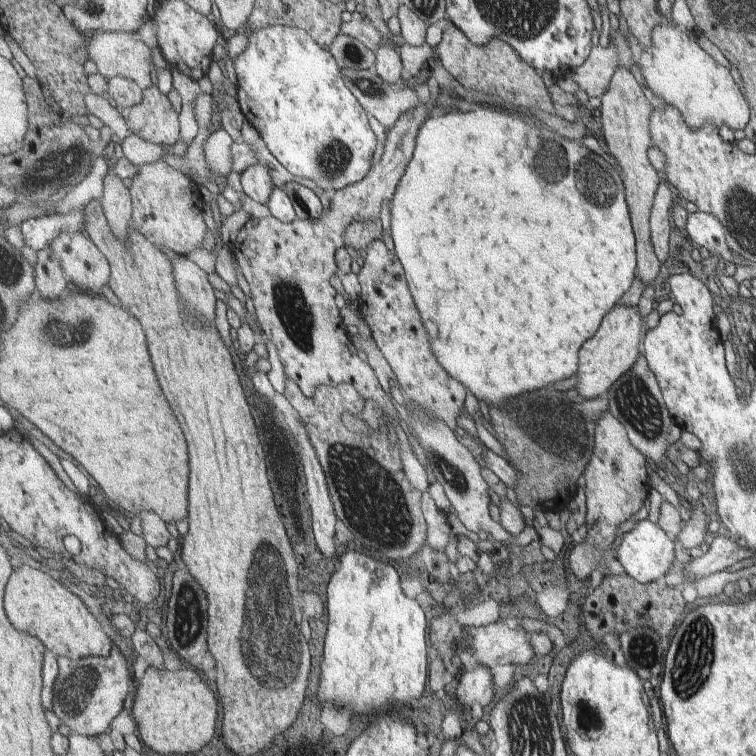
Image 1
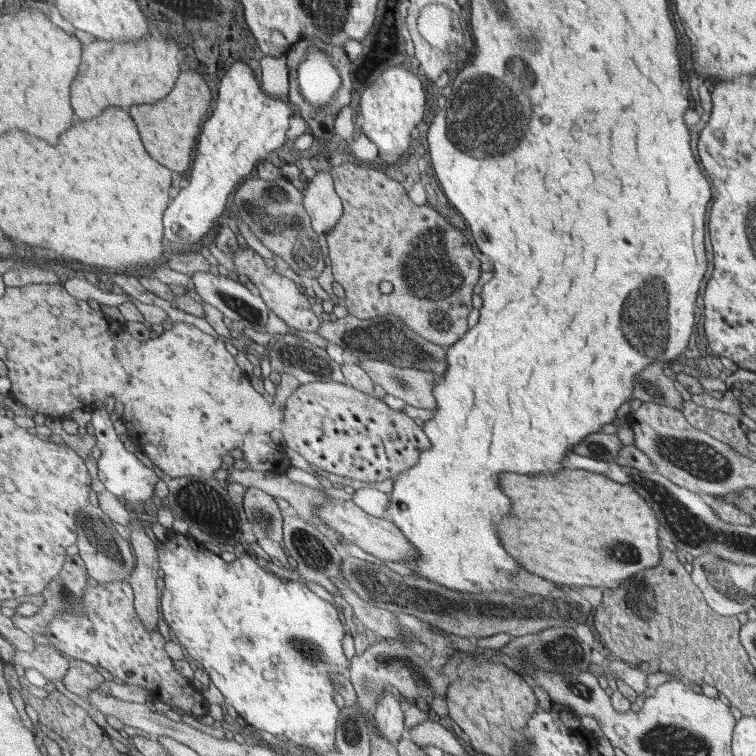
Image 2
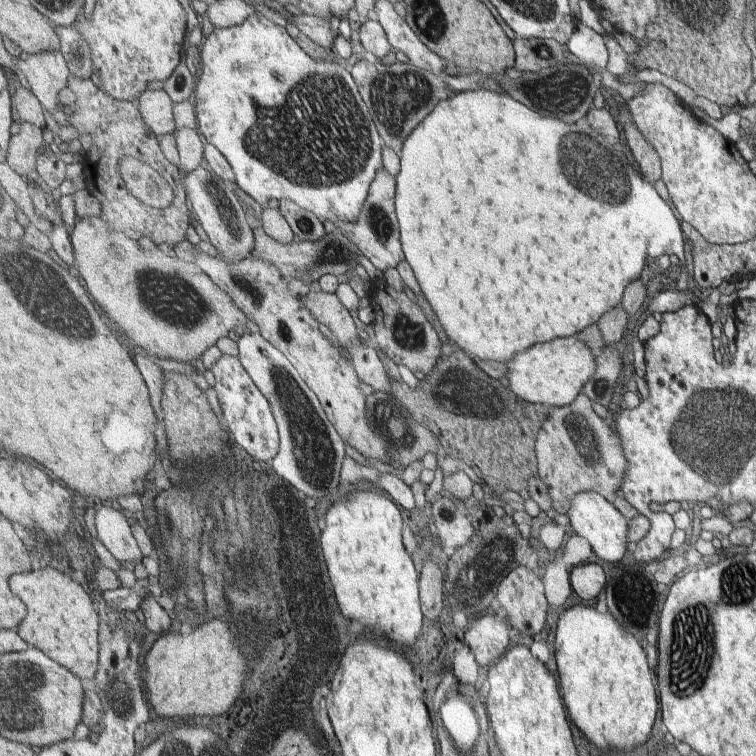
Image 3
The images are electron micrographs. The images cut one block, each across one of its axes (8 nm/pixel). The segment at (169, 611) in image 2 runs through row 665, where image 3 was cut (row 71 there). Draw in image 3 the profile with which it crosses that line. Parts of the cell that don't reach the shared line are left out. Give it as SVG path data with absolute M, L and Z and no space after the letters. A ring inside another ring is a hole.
M256 13L235 27L215 27L213 32L204 38L200 50L202 74L199 76L192 98L196 104L198 130L212 146L215 146L231 164L236 175L235 183L257 203L267 207L271 200L281 201L290 199L302 208L315 214L321 221L328 220L336 226L339 222L357 223L365 202L368 200L370 189L376 180L376 175L383 169L383 146L385 145L377 124L373 120L371 110L363 101L358 85L355 84L351 70L342 61L314 60L289 35L285 27L275 24L264 15Z

